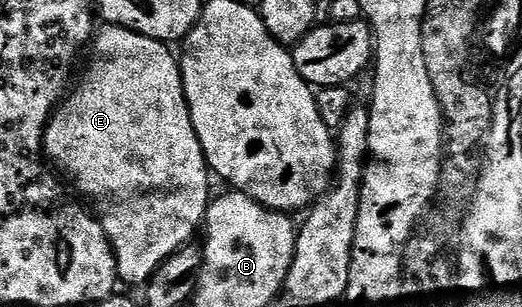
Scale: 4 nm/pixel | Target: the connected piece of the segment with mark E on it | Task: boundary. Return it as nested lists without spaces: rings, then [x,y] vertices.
[[[104,24],[94,34],[93,44],[89,49],[91,62],[88,63],[87,70],[84,71],[83,78],[79,81],[79,86],[76,89],[74,86],[66,94],[65,100],[52,113],[50,121],[47,122],[47,129],[43,132],[43,147],[50,164],[68,182],[71,180],[91,200],[92,206],[90,205],[90,208],[93,210],[94,216],[101,223],[105,235],[111,240],[111,249],[115,253],[115,262],[119,268],[119,281],[123,283],[128,281],[129,284],[139,285],[139,287],[146,286],[154,273],[163,266],[165,259],[169,259],[181,246],[188,244],[194,238],[191,236],[198,229],[200,232],[201,226],[204,224],[207,216],[207,207],[213,200],[213,192],[211,193],[211,181],[213,182],[213,177],[209,172],[207,156],[203,154],[201,143],[197,139],[197,131],[193,127],[193,119],[187,106],[187,96],[183,90],[181,65],[177,60],[176,54],[174,57],[167,49],[170,48],[164,42],[157,39],[149,39],[145,35],[141,35],[138,31],[123,29],[120,25]]]

